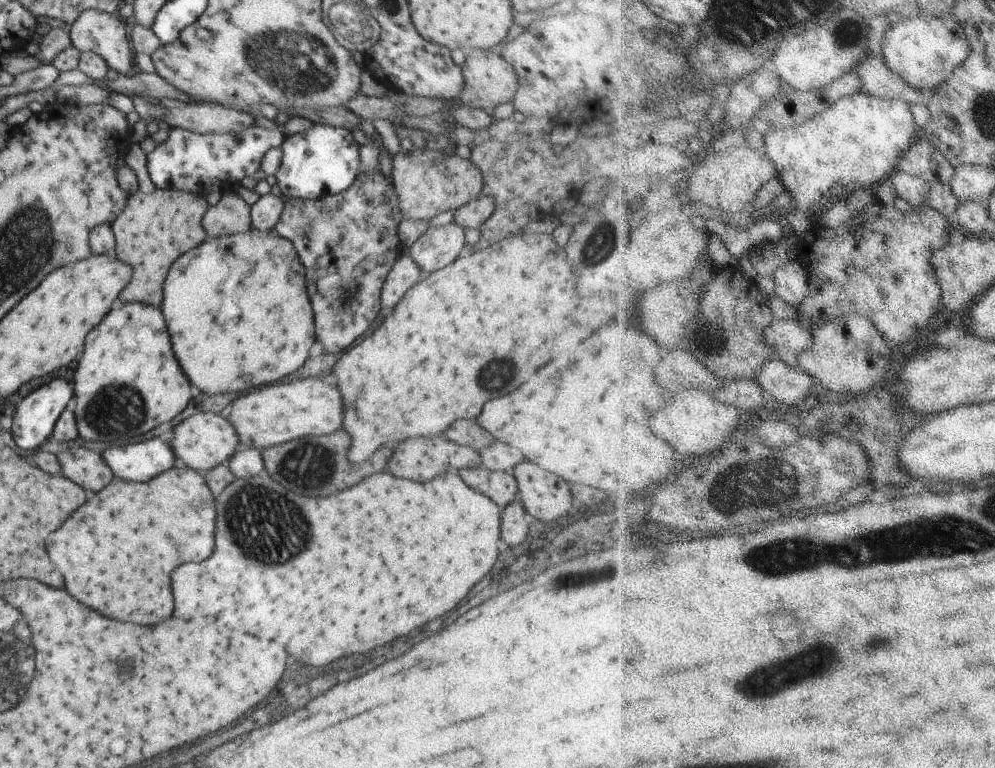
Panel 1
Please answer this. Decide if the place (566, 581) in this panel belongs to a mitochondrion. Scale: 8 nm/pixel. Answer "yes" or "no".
no

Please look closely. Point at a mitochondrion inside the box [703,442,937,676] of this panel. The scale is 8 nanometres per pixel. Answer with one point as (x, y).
(767, 484)

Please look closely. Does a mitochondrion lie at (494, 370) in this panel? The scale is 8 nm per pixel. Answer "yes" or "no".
yes

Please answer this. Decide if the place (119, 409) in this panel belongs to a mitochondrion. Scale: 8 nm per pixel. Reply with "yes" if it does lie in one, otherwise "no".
yes

